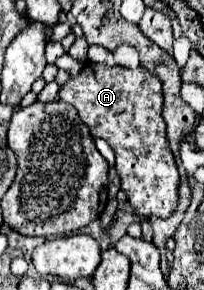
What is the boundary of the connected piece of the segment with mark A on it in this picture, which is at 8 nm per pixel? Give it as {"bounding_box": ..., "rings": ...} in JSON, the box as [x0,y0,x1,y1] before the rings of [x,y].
{"bounding_box":[59,61,179,219],"rings":[[[85,61],[83,69],[61,85],[59,97],[79,111],[81,121],[89,127],[93,137],[101,137],[113,147],[121,189],[135,215],[141,219],[167,219],[179,203],[179,173],[167,141],[167,125],[161,117],[163,91],[159,77],[143,67],[107,67],[103,63]]]}

